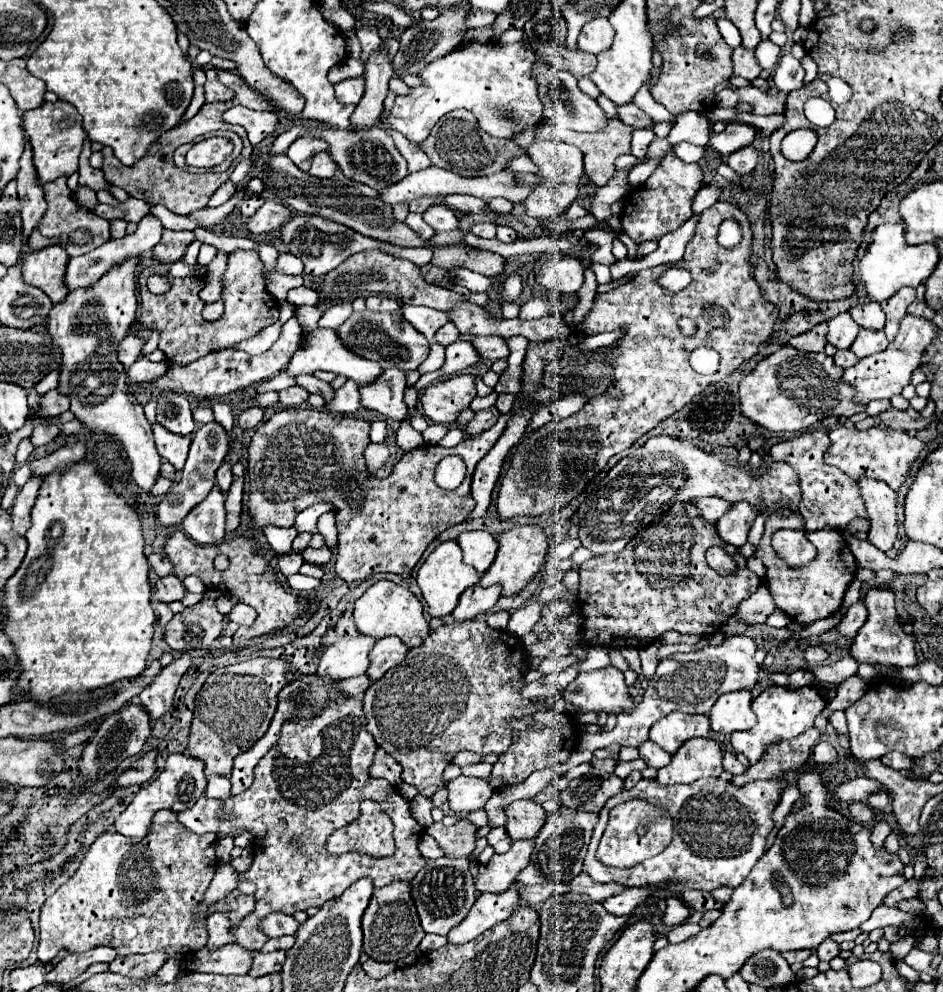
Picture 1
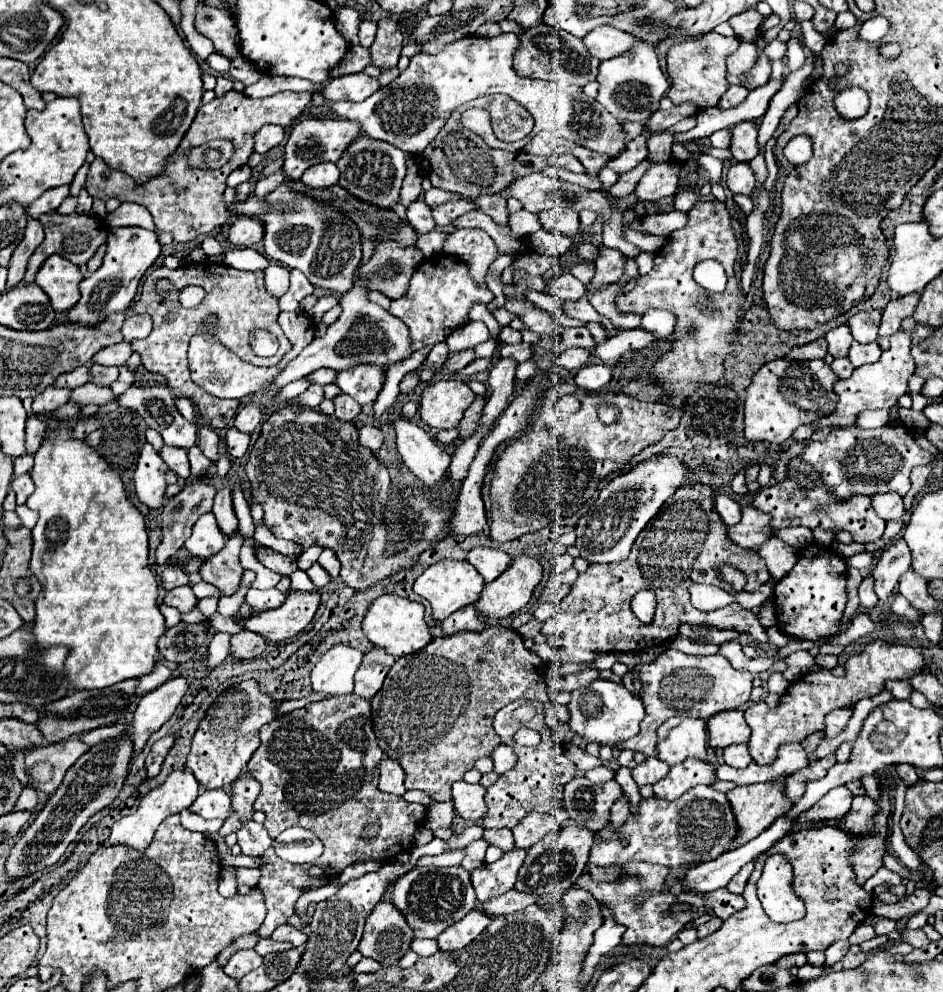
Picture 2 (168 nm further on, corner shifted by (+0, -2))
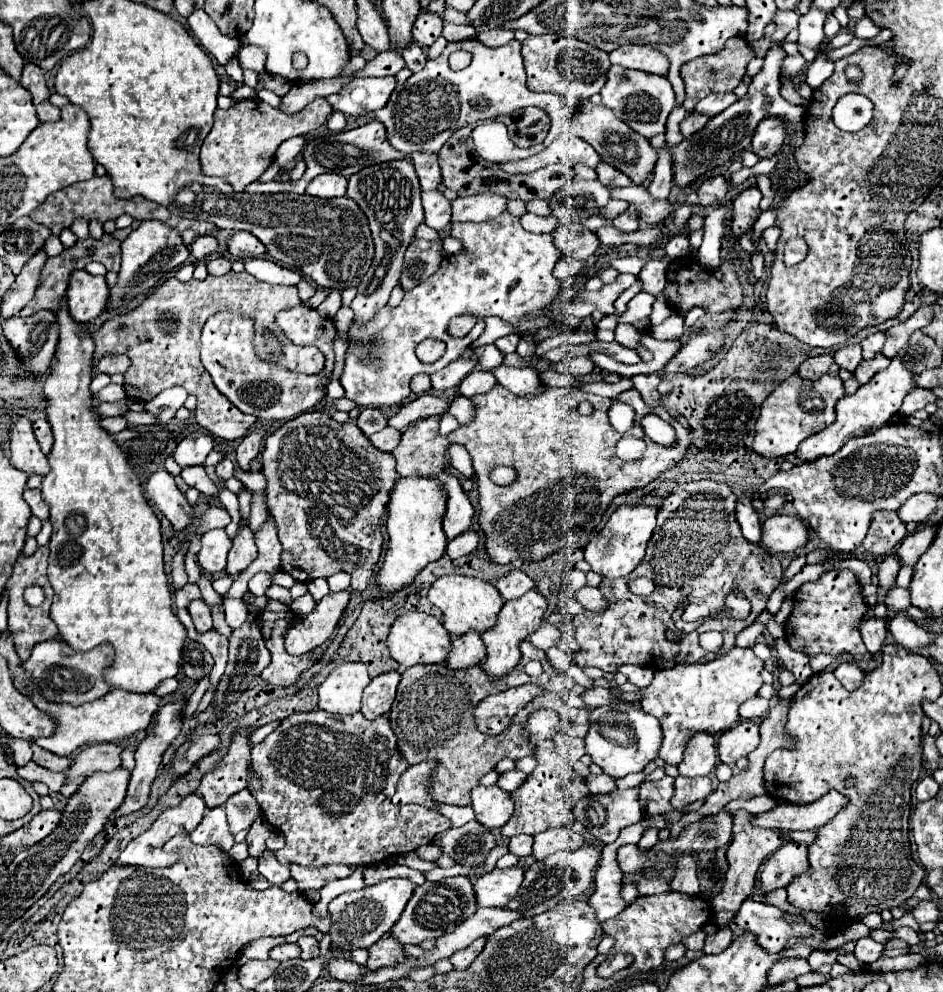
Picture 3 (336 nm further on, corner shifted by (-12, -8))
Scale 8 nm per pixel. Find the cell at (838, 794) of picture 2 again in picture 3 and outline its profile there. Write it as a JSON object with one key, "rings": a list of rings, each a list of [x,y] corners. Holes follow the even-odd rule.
{"rings":[[[835,790],[827,792],[819,800],[811,804],[789,804],[781,802],[773,810],[753,816],[753,824],[759,828],[769,830],[817,830],[825,822],[829,822],[843,806],[847,804],[847,798]]]}

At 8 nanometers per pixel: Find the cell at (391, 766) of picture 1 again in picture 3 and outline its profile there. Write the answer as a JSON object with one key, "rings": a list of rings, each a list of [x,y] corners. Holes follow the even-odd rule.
{"rings":[[[427,760],[427,762],[419,762],[411,766],[409,770],[405,770],[397,784],[393,804],[421,804],[421,806],[433,808],[435,802],[431,800],[427,784],[429,784],[429,778],[435,766],[437,766],[435,760]]]}

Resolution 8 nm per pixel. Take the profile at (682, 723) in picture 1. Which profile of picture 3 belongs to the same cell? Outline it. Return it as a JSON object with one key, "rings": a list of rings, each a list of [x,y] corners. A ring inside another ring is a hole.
{"rings":[[[697,734],[685,748],[685,758],[679,764],[681,776],[707,776],[717,766],[717,750],[711,734]]]}

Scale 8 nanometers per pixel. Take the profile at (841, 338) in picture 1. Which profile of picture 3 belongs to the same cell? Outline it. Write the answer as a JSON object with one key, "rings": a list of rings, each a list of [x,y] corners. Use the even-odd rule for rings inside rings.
{"rings":[[[859,344],[845,346],[845,348],[837,350],[837,352],[833,354],[833,358],[835,358],[837,366],[853,372],[853,370],[859,366],[859,362],[861,362],[861,346],[859,346]]]}

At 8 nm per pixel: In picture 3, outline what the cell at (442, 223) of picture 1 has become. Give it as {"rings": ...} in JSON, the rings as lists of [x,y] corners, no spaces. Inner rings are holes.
{"rings":[[[483,192],[475,196],[463,196],[453,202],[451,222],[485,222],[497,218],[507,208],[507,198],[493,192]]]}

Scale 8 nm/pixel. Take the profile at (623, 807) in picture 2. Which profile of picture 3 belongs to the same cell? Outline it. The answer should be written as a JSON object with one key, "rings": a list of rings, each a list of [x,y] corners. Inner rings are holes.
{"rings":[[[641,876],[639,882],[637,882],[637,888],[639,888],[640,896],[657,895],[659,892],[669,892],[671,890],[669,884],[663,878],[659,878],[659,876],[655,876],[651,880],[647,880],[647,878]]]}

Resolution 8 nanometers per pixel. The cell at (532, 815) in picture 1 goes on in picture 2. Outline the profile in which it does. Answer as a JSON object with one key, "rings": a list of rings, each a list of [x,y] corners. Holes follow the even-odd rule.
{"rings":[[[541,812],[527,814],[517,826],[513,826],[515,846],[527,850],[535,842],[539,842],[543,836],[547,836],[549,832],[557,832],[559,826],[561,822],[557,822],[551,814],[541,814]]]}

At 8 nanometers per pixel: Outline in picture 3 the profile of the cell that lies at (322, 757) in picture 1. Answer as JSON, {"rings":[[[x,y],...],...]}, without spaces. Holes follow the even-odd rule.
{"rings":[[[311,710],[311,712],[301,712],[301,714],[293,714],[289,718],[283,718],[281,724],[261,742],[255,744],[251,750],[251,762],[253,762],[253,770],[255,774],[261,776],[263,780],[263,788],[255,790],[253,796],[261,806],[263,818],[283,834],[285,838],[285,846],[281,850],[275,852],[277,860],[281,864],[299,864],[299,866],[327,866],[327,864],[347,864],[347,866],[369,866],[369,864],[377,864],[383,862],[389,856],[401,856],[407,852],[417,850],[419,846],[427,846],[433,842],[433,838],[445,830],[451,828],[449,818],[445,818],[443,814],[425,808],[425,806],[415,806],[415,804],[407,804],[407,806],[395,806],[391,804],[391,798],[395,794],[395,786],[397,780],[401,778],[401,774],[405,772],[405,768],[409,768],[409,762],[399,754],[397,750],[397,740],[393,730],[389,728],[389,718],[381,716],[377,720],[367,720],[361,712],[353,714],[353,716],[333,716],[329,712],[323,710]]]}

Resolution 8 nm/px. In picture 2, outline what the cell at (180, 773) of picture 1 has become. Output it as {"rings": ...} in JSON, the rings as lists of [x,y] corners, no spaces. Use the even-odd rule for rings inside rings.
{"rings":[[[175,770],[173,774],[167,776],[167,782],[163,782],[161,786],[153,788],[151,792],[147,792],[141,802],[139,802],[139,808],[135,814],[131,816],[125,816],[121,820],[117,820],[111,828],[111,836],[109,836],[109,842],[111,844],[127,844],[127,846],[133,846],[137,850],[145,850],[149,846],[149,842],[153,840],[153,834],[157,830],[157,826],[171,814],[179,814],[181,810],[189,808],[195,798],[199,796],[199,782],[195,778],[195,774],[191,774],[191,770]]]}

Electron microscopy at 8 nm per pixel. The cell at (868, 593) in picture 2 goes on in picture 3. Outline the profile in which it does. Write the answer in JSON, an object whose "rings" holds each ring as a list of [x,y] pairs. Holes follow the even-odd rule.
{"rings":[[[895,552],[889,554],[889,556],[879,564],[879,574],[877,574],[877,578],[879,578],[879,584],[881,584],[883,590],[889,590],[889,588],[895,586],[895,578],[897,578],[899,568],[901,568],[901,562],[897,560],[897,554],[895,554]]]}

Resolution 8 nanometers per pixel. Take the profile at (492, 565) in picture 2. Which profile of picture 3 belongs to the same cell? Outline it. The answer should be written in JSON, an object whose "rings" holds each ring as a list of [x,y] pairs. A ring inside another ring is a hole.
{"rings":[[[513,570],[511,574],[499,578],[495,582],[499,594],[505,598],[505,600],[515,600],[515,598],[521,598],[525,592],[533,590],[535,588],[535,582],[521,570]]]}

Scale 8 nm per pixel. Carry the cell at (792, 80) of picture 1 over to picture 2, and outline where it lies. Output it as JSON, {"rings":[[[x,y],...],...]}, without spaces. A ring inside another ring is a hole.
{"rings":[[[791,38],[787,42],[785,64],[787,64],[787,72],[795,72],[805,64],[805,54],[803,54],[803,46],[801,46],[799,38]]]}

